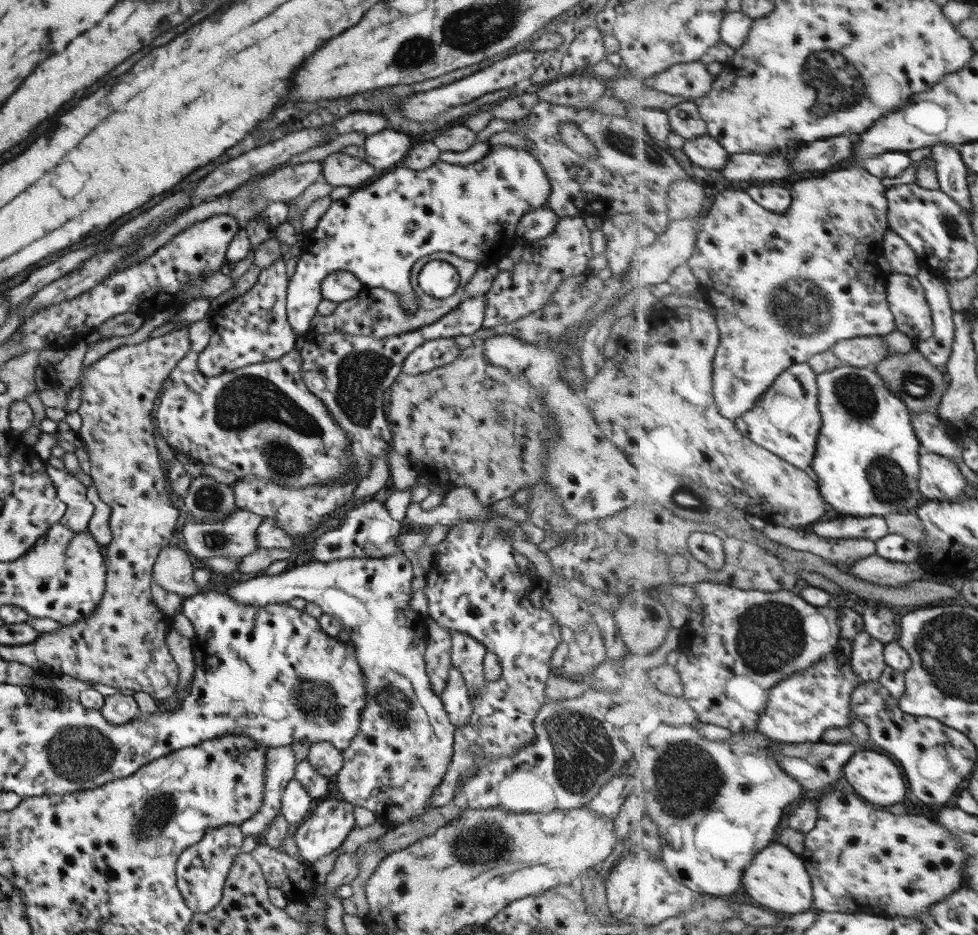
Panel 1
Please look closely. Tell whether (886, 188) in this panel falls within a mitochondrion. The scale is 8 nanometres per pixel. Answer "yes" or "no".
no

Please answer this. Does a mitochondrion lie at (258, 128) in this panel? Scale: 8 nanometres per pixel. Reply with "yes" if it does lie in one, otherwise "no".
no

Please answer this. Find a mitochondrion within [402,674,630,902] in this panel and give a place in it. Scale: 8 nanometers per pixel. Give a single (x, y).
(583, 753)

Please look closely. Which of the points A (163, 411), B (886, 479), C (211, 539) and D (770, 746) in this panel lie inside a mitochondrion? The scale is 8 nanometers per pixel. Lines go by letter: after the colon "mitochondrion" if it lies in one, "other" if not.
A: other
B: mitochondrion
C: mitochondrion
D: other

